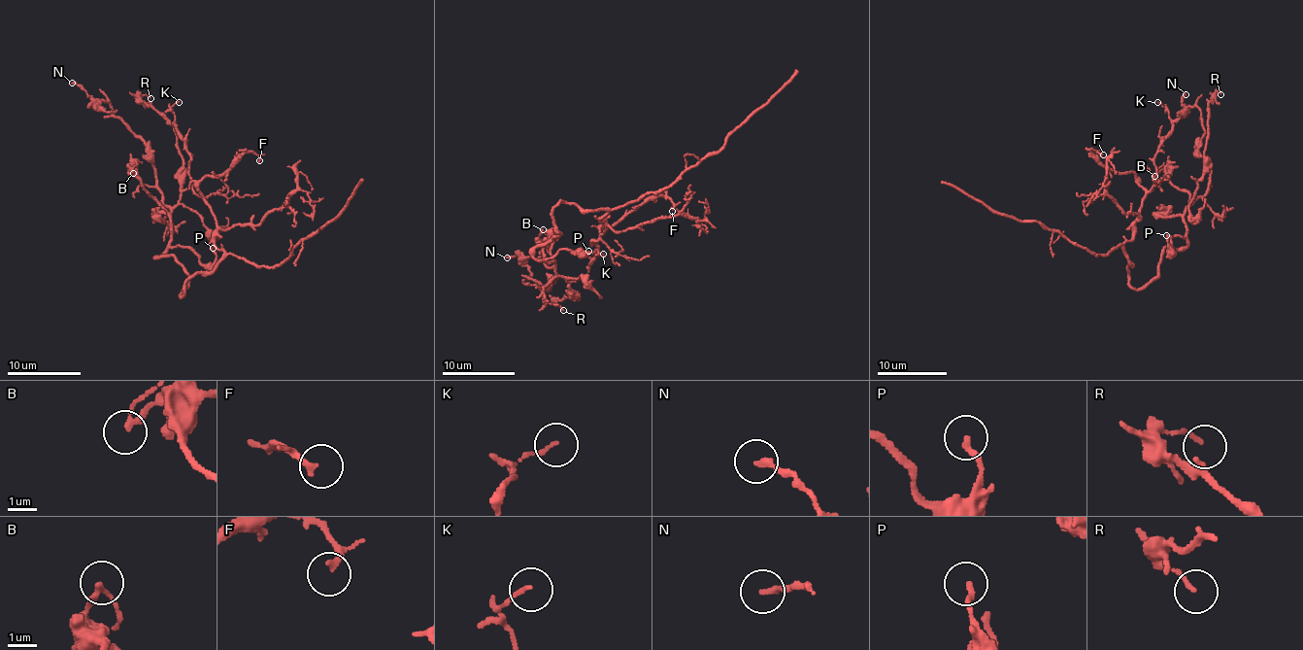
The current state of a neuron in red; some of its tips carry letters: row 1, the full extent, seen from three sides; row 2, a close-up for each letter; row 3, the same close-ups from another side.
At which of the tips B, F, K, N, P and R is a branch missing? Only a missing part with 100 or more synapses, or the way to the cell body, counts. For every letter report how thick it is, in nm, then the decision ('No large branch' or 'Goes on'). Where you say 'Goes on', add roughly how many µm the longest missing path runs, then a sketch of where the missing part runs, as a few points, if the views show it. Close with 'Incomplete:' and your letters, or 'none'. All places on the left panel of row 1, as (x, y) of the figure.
B: Thickness 150 nm. No large branch
F: Thickness 130 nm. No large branch
K: Thickness 110 nm. No large branch
N: Thickness 180 nm. No large branch
P: Thickness 190 nm. No large branch
R: Thickness 140 nm. No large branch
Incomplete: none

